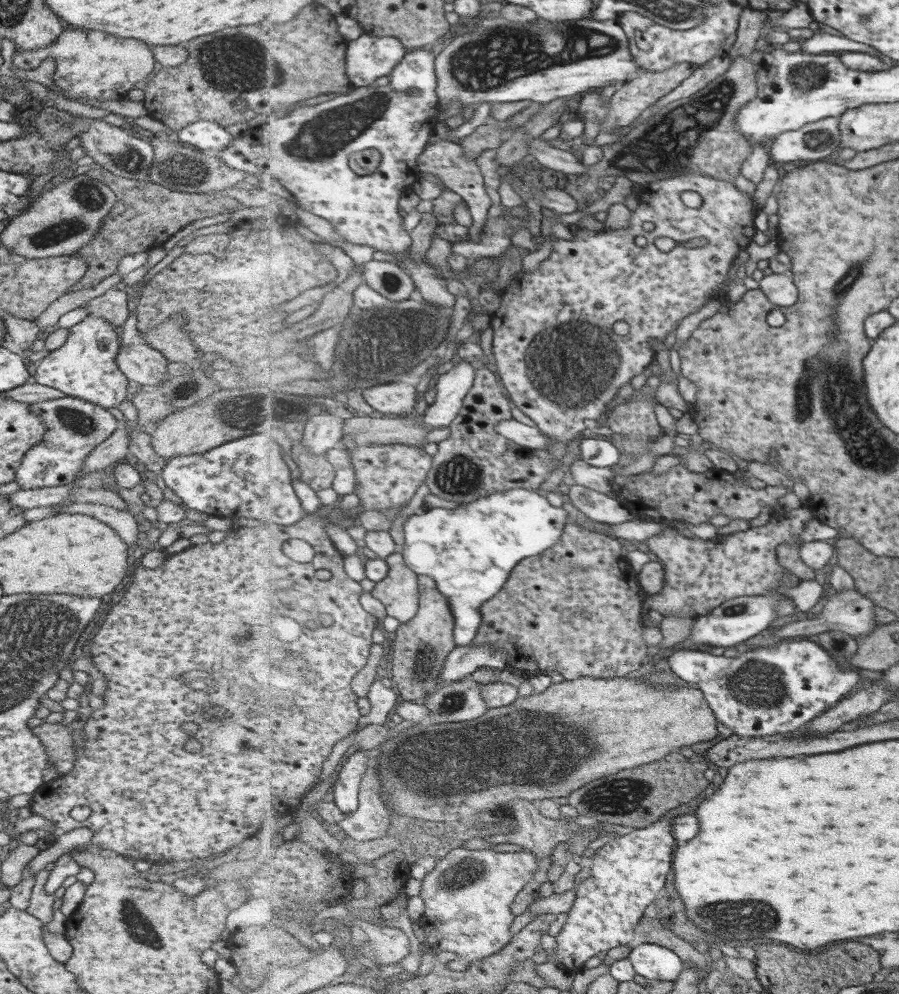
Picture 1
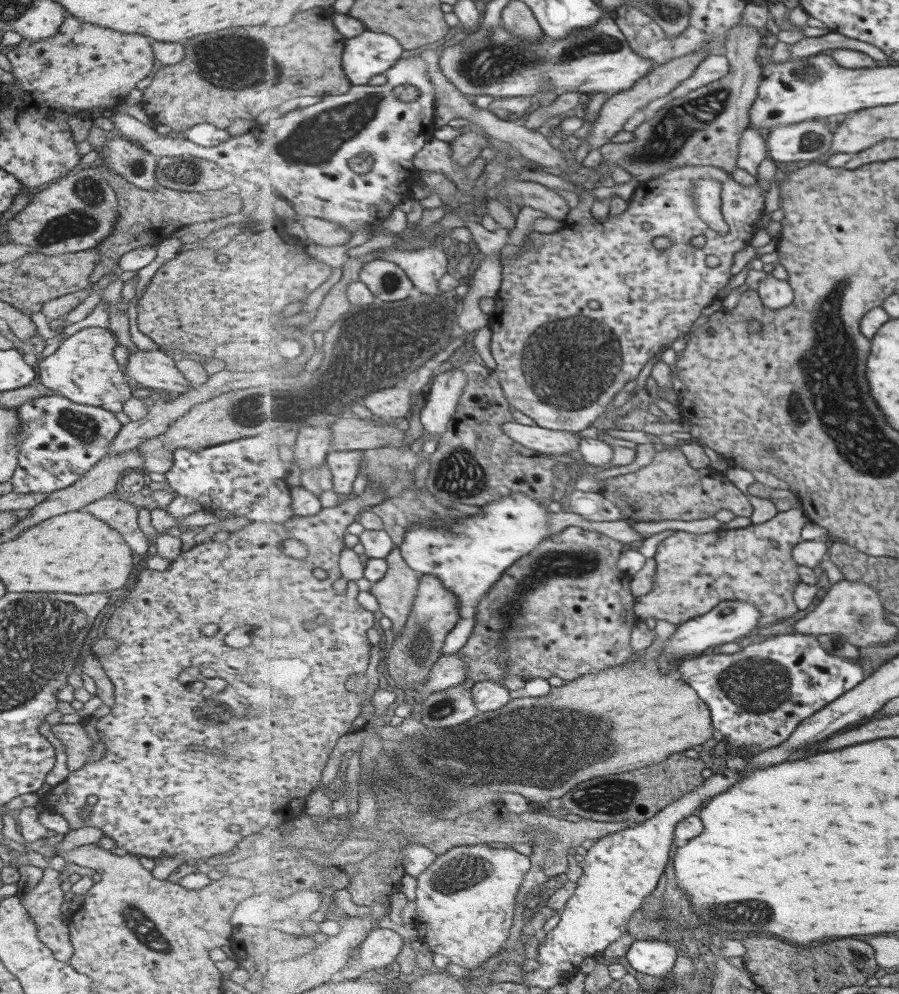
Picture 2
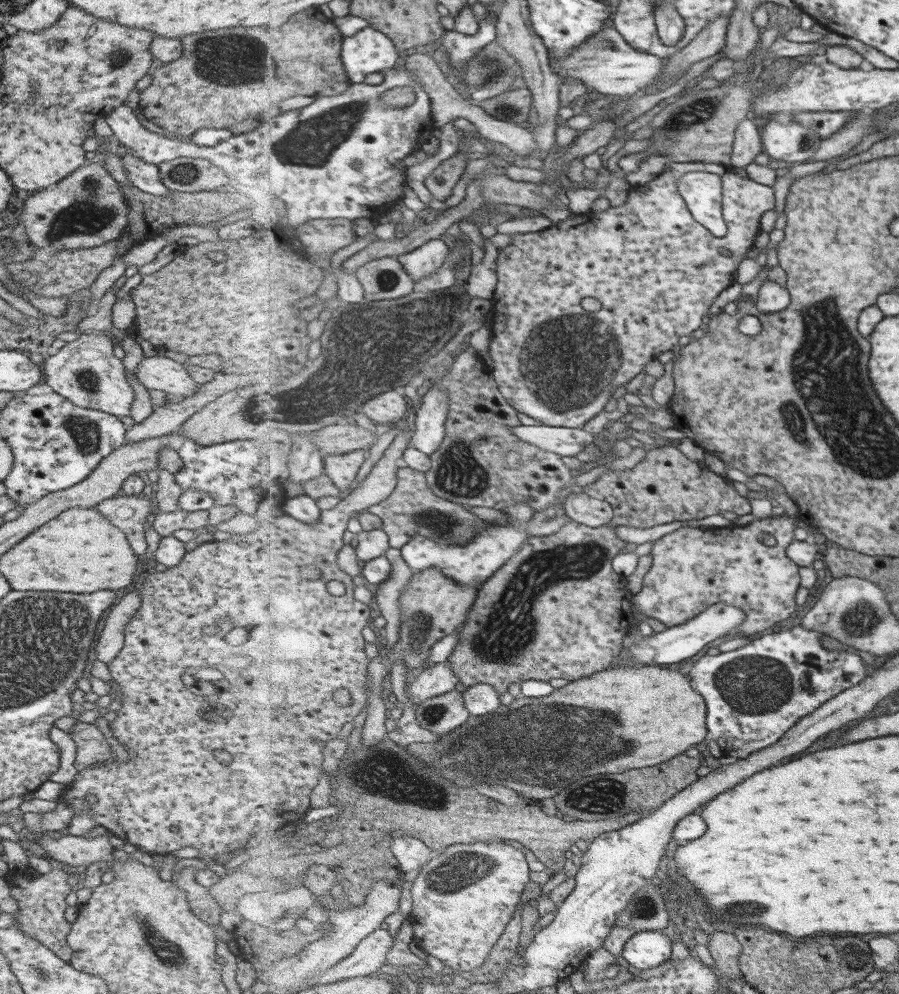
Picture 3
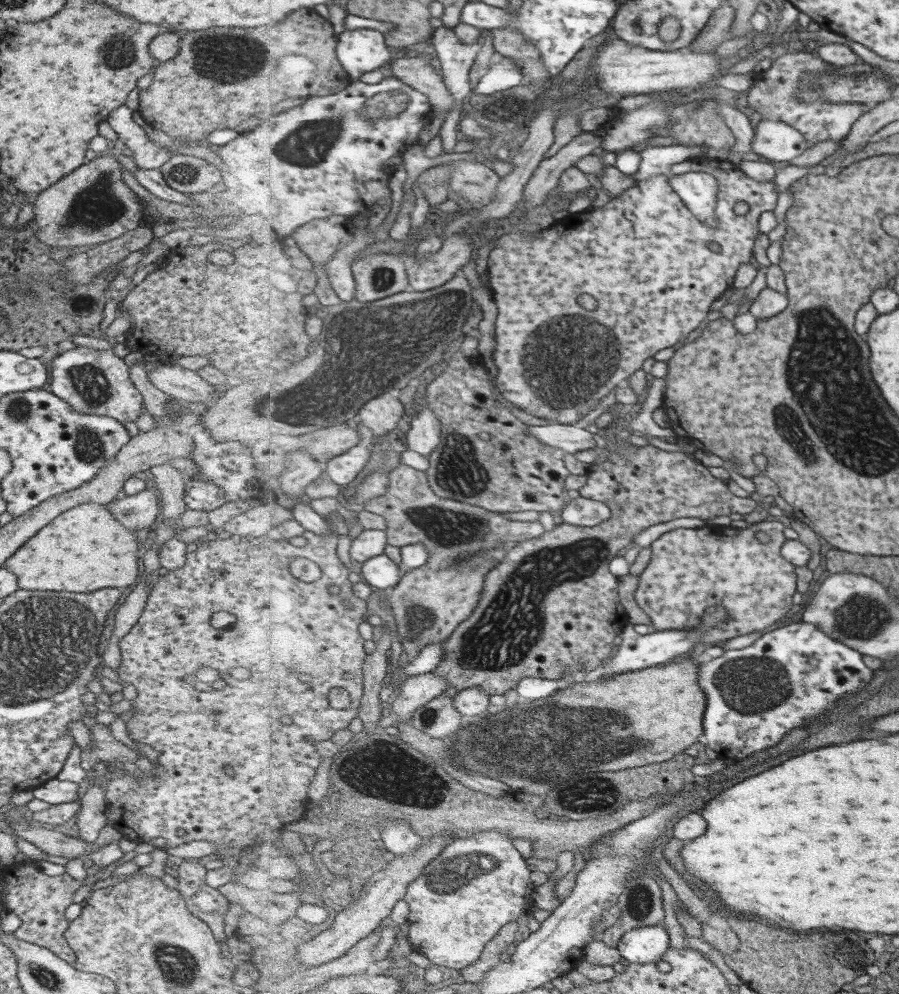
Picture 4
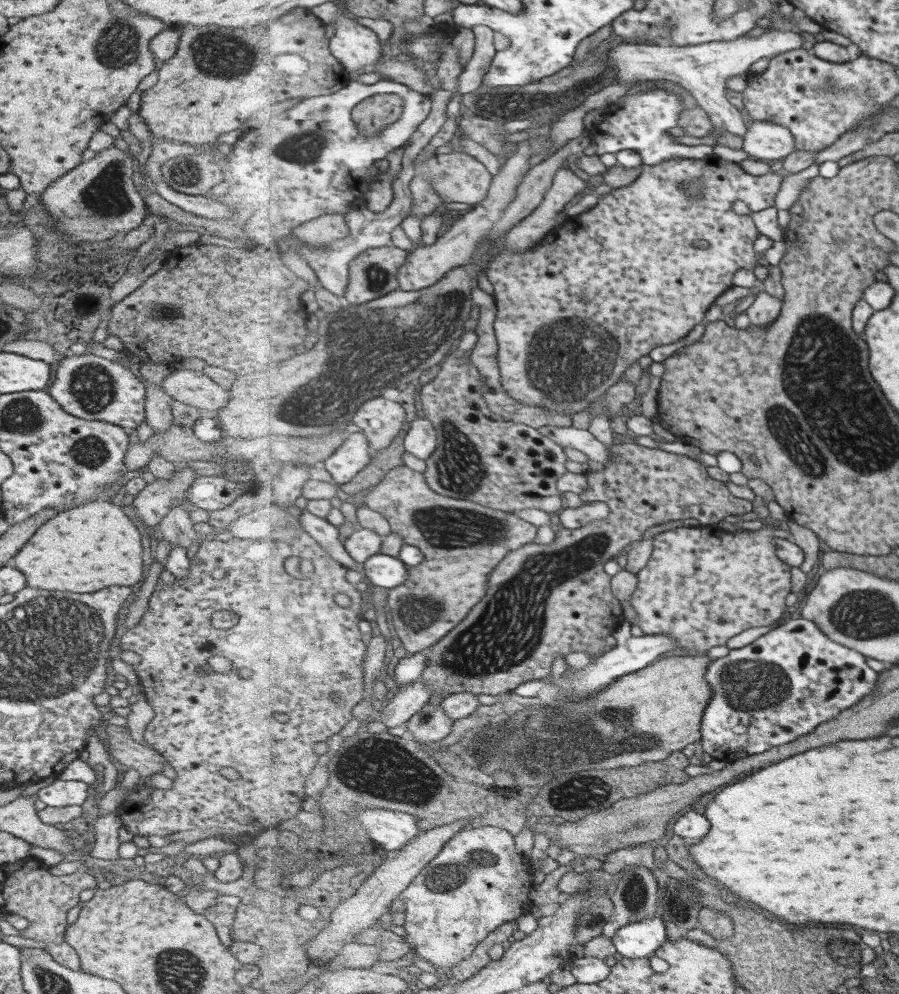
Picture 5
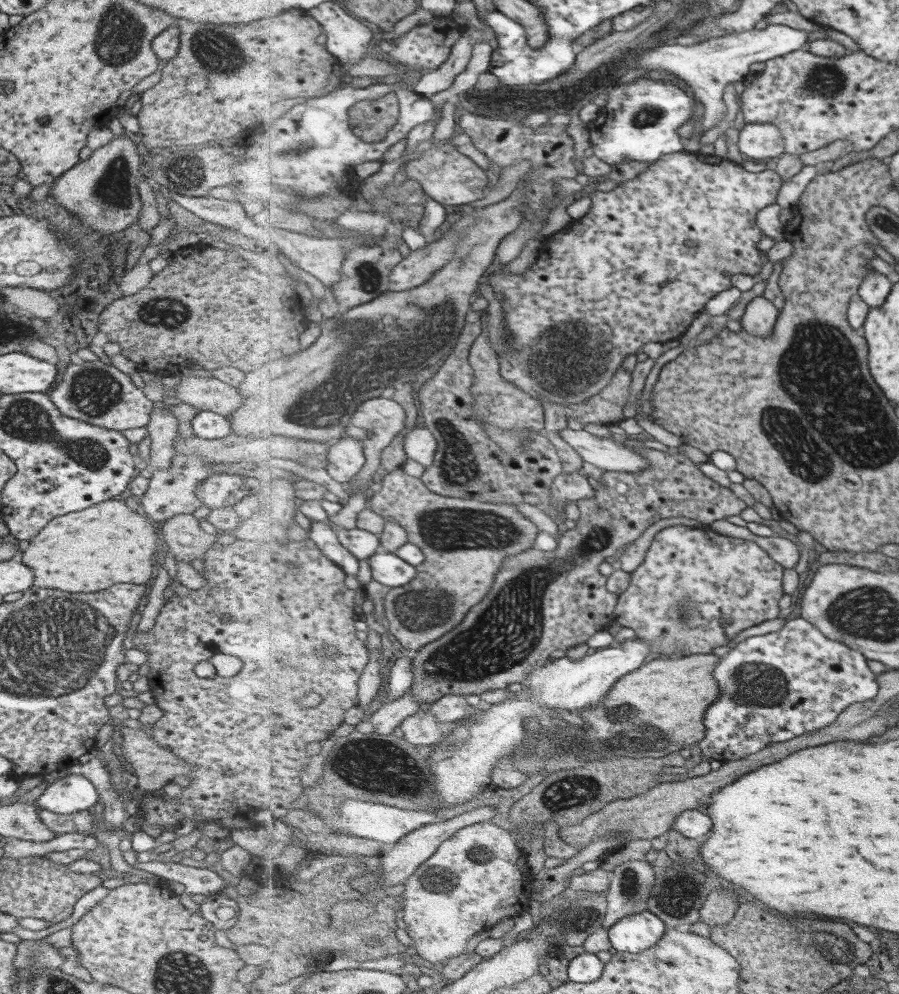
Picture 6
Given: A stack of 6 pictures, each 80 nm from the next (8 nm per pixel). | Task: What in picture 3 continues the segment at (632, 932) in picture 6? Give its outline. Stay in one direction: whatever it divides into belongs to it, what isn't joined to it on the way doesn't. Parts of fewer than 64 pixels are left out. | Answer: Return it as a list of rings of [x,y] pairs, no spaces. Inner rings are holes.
[[[662,930],[639,932],[628,944],[622,954],[623,962],[631,963],[640,970],[661,968],[674,956],[674,941]]]

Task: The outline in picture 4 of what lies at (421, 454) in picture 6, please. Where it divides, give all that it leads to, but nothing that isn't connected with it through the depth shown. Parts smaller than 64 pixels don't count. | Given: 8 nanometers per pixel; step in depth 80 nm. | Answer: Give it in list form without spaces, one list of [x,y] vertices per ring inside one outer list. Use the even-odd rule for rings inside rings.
[[[427,407],[411,420],[411,424],[412,428],[407,438],[408,444],[412,450],[428,458],[443,441],[441,418],[432,408]]]

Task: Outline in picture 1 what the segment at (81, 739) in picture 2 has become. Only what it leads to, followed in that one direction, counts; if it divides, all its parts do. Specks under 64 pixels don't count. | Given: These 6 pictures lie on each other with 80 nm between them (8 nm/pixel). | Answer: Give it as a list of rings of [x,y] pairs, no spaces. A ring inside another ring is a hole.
[[[42,724],[30,731],[41,740],[47,752],[48,766],[55,768],[56,772],[68,773],[73,768],[73,740],[72,732],[68,726],[60,724]]]

